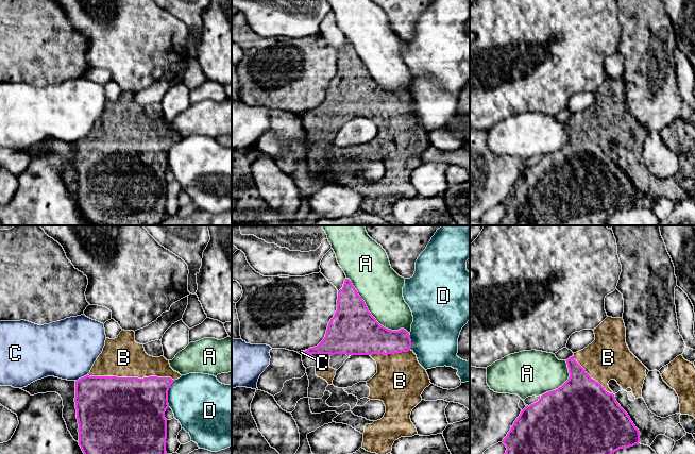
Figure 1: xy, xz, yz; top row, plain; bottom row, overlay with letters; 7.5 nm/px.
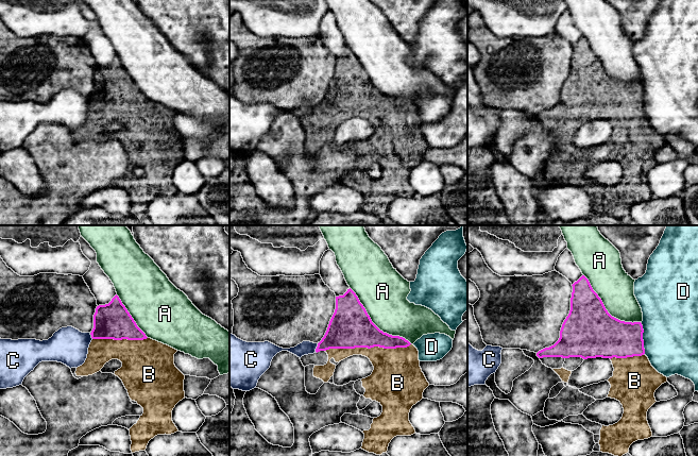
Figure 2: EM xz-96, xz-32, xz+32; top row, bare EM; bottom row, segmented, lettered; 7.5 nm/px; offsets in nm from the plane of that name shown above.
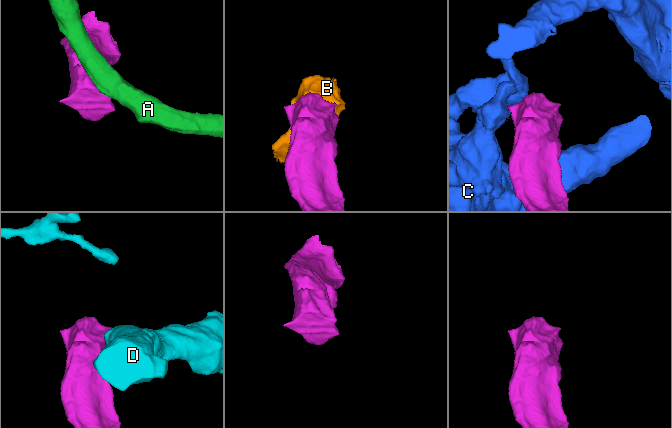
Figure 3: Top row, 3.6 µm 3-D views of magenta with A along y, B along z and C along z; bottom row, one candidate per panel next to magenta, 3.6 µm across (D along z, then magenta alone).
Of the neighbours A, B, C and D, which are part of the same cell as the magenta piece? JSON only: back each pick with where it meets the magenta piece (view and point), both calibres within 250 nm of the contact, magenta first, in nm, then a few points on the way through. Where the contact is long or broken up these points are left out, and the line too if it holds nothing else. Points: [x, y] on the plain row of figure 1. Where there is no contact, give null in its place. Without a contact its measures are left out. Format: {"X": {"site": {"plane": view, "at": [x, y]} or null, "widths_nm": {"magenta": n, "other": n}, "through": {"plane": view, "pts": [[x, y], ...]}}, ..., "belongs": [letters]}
{"B": {"site": {"plane": "xy", "at": [132, 139]}, "widths_nm": {"magenta": 500, "other": 300}}, "belongs": ["B"]}

